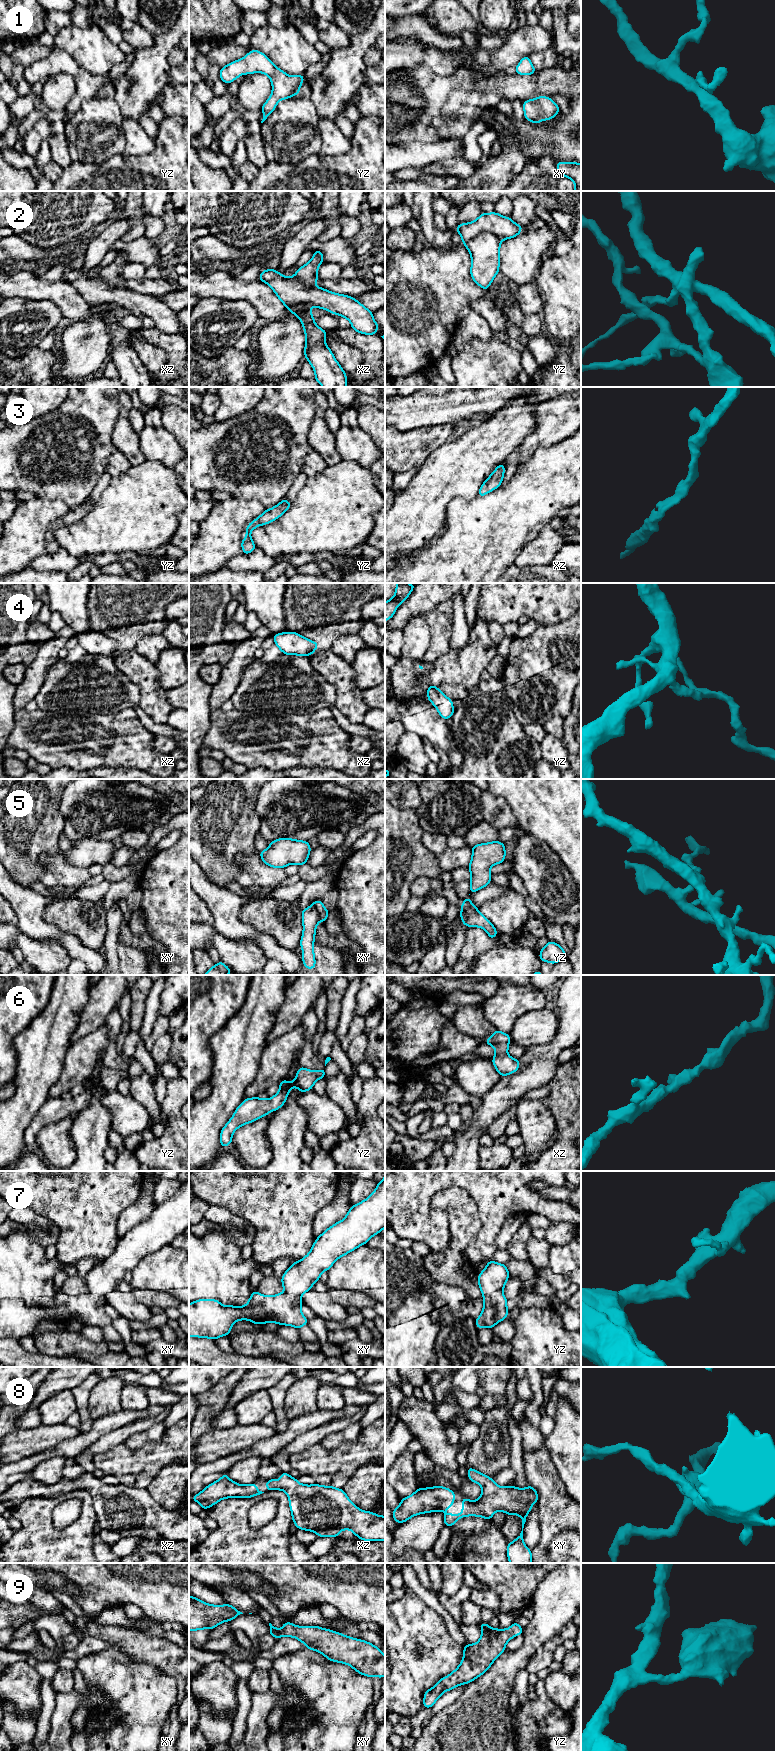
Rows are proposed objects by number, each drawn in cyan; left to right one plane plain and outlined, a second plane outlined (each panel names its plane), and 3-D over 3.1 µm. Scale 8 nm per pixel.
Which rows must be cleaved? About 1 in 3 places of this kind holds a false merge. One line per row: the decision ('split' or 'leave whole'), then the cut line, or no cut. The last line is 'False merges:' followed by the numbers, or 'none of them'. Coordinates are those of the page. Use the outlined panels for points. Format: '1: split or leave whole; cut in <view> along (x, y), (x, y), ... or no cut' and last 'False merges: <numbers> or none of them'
1: leave whole; no cut
2: split; cut in yz along (501, 239), (489, 232), (481, 232), (464, 244)
3: leave whole; no cut
4: leave whole; no cut
5: split; cut in xy along (314, 902), (318, 921)
6: leave whole; no cut
7: leave whole; no cut
8: leave whole; no cut
9: leave whole; no cut
False merges: 2, 5

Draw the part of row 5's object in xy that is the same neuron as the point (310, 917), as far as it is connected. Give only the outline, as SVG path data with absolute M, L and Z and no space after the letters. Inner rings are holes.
M315 902L308 908L302 909L303 933L300 941L302 948L302 961L306 969L315 969L314 939L319 914Z

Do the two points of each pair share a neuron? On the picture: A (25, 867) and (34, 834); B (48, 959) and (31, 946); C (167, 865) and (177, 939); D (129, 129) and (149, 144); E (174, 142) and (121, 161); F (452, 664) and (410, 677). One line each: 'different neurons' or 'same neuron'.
A: same neuron
B: same neuron
C: same neuron
D: same neuron
E: same neuron
F: same neuron

